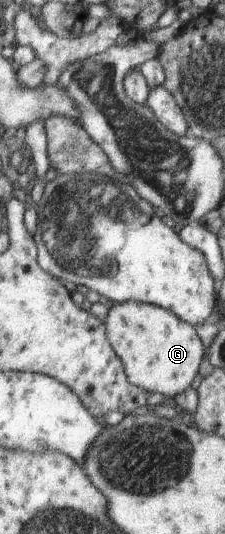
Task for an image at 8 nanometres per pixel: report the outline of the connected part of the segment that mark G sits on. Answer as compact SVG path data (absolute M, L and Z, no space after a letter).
M140 302L114 303L105 320L108 339L123 361L131 384L150 393L161 393L170 399L184 394L199 374L204 358L204 344L194 325L174 312L154 304Z

